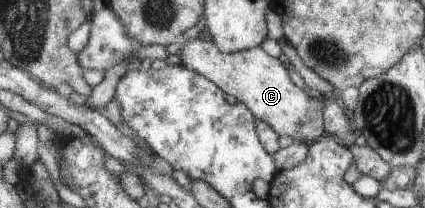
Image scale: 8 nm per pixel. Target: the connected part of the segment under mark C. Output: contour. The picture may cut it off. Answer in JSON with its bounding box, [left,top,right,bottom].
[178,36,334,143]

